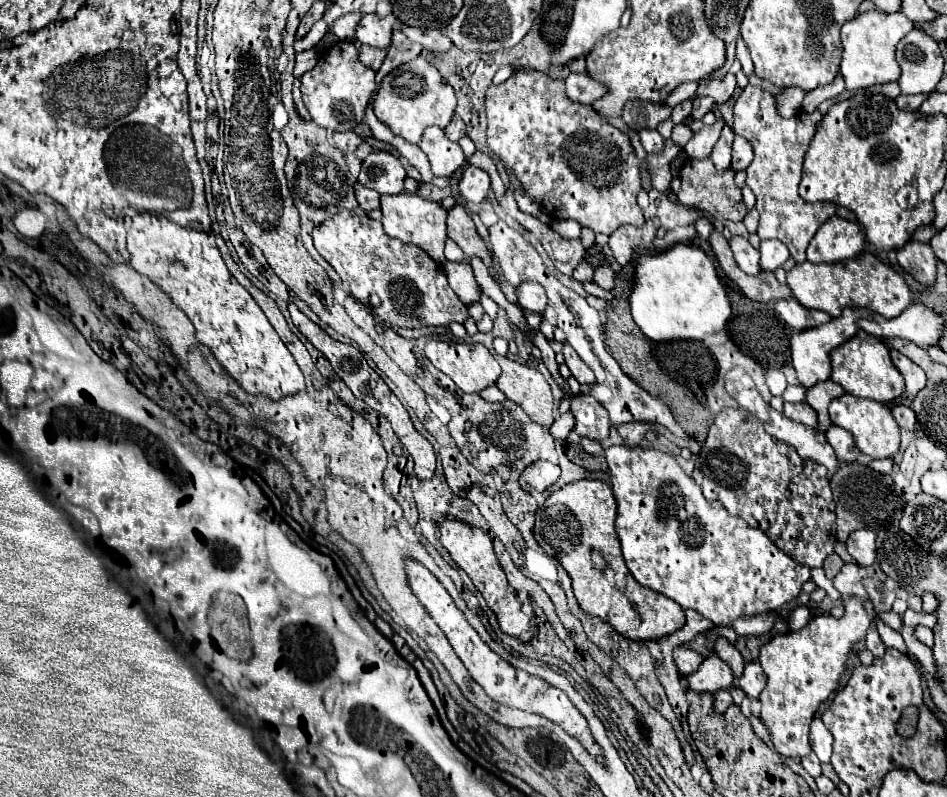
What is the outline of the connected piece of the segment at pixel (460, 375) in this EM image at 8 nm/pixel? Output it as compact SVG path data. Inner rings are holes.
M428 341L426 357L432 361L432 365L448 375L464 393L480 393L488 385L494 385L500 375L500 365L494 359L494 355L480 343L442 343L442 341Z

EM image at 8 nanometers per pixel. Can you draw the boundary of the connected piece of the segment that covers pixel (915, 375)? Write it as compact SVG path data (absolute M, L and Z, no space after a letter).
M890 349L890 357L906 381L906 389L904 389L906 395L916 397L918 391L922 391L926 387L926 373L916 363L912 363L908 357L900 355L900 351L896 351L896 349Z

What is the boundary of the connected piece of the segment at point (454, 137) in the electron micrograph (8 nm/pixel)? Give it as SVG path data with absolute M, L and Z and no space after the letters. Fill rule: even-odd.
M454 115L450 125L444 129L444 133L446 133L446 137L450 141L460 141L466 135L466 125L464 125L464 121L458 115Z

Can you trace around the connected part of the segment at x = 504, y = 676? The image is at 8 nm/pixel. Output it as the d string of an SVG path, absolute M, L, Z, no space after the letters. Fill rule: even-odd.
M408 561L406 565L408 571L408 583L412 587L412 591L416 593L416 597L420 599L420 603L424 603L424 607L428 609L428 613L436 619L436 623L440 625L440 629L446 633L450 645L454 647L456 655L460 657L460 661L464 663L464 667L470 671L472 679L486 691L486 695L490 699L494 699L496 703L508 705L508 707L516 707L522 711L530 711L530 713L538 713L544 715L548 719L552 719L554 723L558 723L560 727L564 727L564 731L568 731L570 735L578 737L588 751L600 759L600 749L596 747L590 731L588 731L588 723L582 719L580 711L570 703L570 699L556 687L548 685L544 679L530 675L526 671L520 671L516 667L512 667L508 661L500 659L482 639L480 635L468 625L468 621L464 619L464 613L456 609L456 605L452 603L452 597L448 595L448 591L442 587L442 583L438 583L438 579L434 579L434 575L420 567L414 561Z

